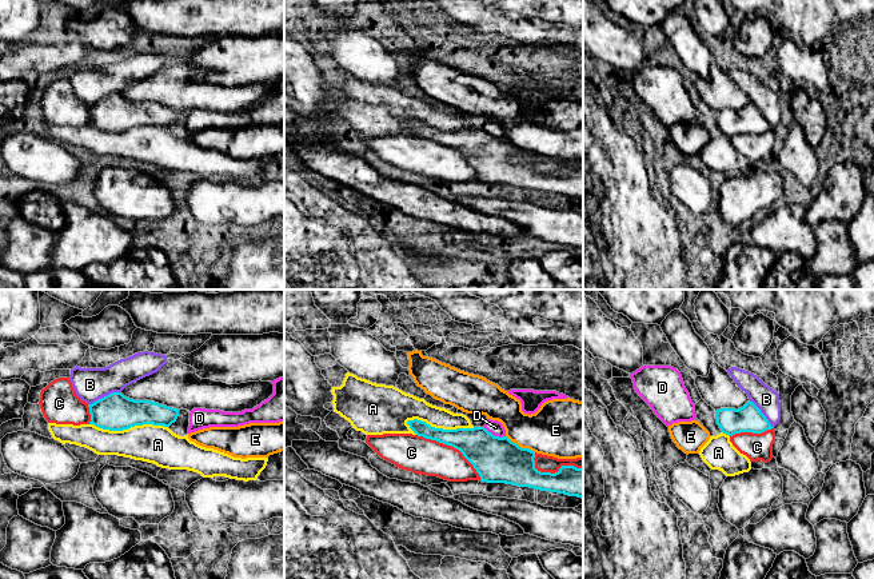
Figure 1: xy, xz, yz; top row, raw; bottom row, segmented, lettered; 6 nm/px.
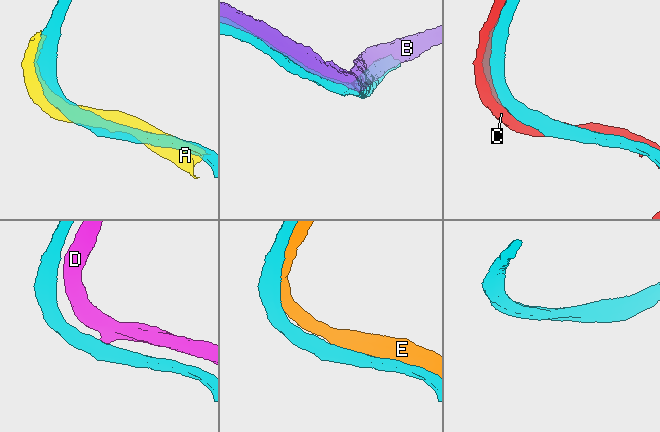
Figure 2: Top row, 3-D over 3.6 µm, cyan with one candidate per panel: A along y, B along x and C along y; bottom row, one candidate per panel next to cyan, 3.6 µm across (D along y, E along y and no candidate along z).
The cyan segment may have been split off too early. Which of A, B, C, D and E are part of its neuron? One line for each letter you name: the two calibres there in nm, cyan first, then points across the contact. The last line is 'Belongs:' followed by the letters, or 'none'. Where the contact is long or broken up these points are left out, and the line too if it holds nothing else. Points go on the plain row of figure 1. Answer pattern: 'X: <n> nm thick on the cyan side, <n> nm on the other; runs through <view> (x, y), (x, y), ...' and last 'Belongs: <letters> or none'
Belongs: none

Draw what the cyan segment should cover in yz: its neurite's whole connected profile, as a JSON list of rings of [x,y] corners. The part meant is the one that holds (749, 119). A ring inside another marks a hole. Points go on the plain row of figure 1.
[[[747,103],[738,111],[717,111],[715,120],[721,132],[729,137],[741,133],[762,135],[767,131],[774,129],[753,103]]]

